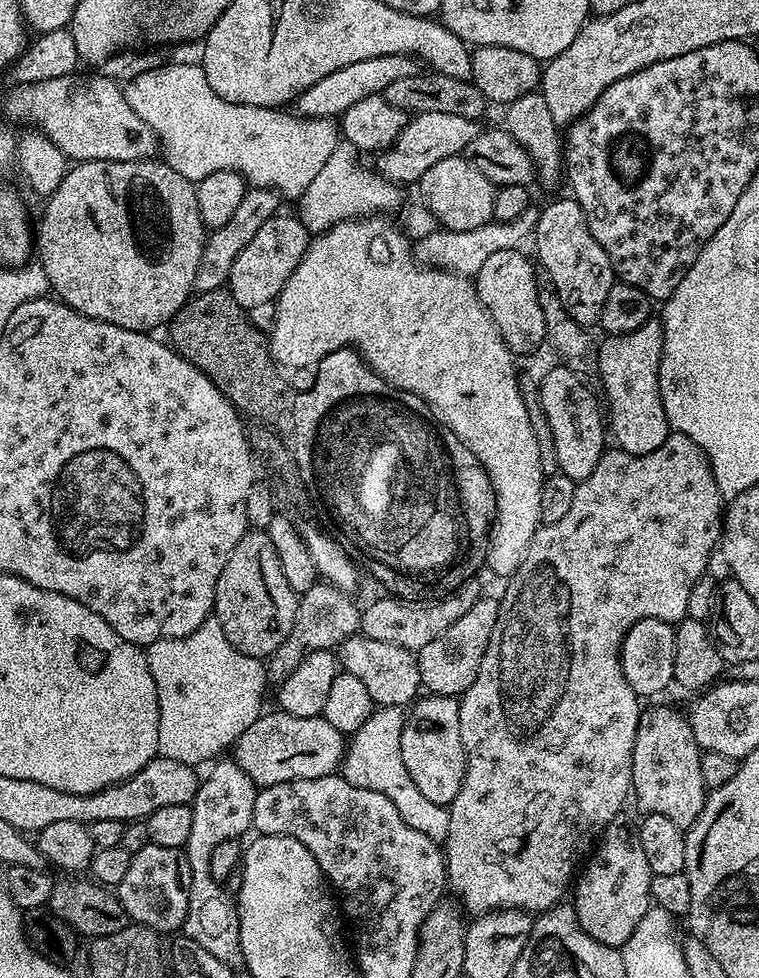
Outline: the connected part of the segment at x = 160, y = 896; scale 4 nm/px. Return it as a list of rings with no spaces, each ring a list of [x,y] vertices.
[[[149,843],[142,846],[142,850],[132,853],[130,867],[114,891],[131,923],[161,934],[179,933],[190,910],[190,862],[184,849]]]

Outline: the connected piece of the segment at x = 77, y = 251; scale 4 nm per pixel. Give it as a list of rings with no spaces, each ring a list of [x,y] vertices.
[[[163,159],[135,160],[134,162],[110,162],[109,160],[81,160],[69,167],[66,178],[62,178],[62,186],[47,197],[44,217],[38,220],[38,231],[34,236],[34,248],[38,253],[38,263],[46,270],[49,289],[55,299],[69,304],[84,316],[89,316],[102,322],[110,322],[114,326],[122,326],[126,330],[151,333],[152,328],[167,325],[176,315],[181,306],[188,303],[196,287],[198,262],[202,262],[202,250],[206,239],[206,229],[202,222],[202,214],[198,214],[198,198],[196,184],[182,178],[178,170],[174,170]]]

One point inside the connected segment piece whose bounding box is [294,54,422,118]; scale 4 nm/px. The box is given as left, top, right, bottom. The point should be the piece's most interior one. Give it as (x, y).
(330, 97)

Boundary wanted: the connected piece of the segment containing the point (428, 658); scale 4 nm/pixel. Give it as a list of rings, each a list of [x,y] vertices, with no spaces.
[[[485,595],[458,622],[446,626],[438,638],[426,642],[416,653],[420,683],[431,695],[461,697],[466,689],[478,678],[482,658],[486,658],[486,646],[490,646],[490,634],[494,634],[494,622],[498,622],[500,601],[494,595]]]

